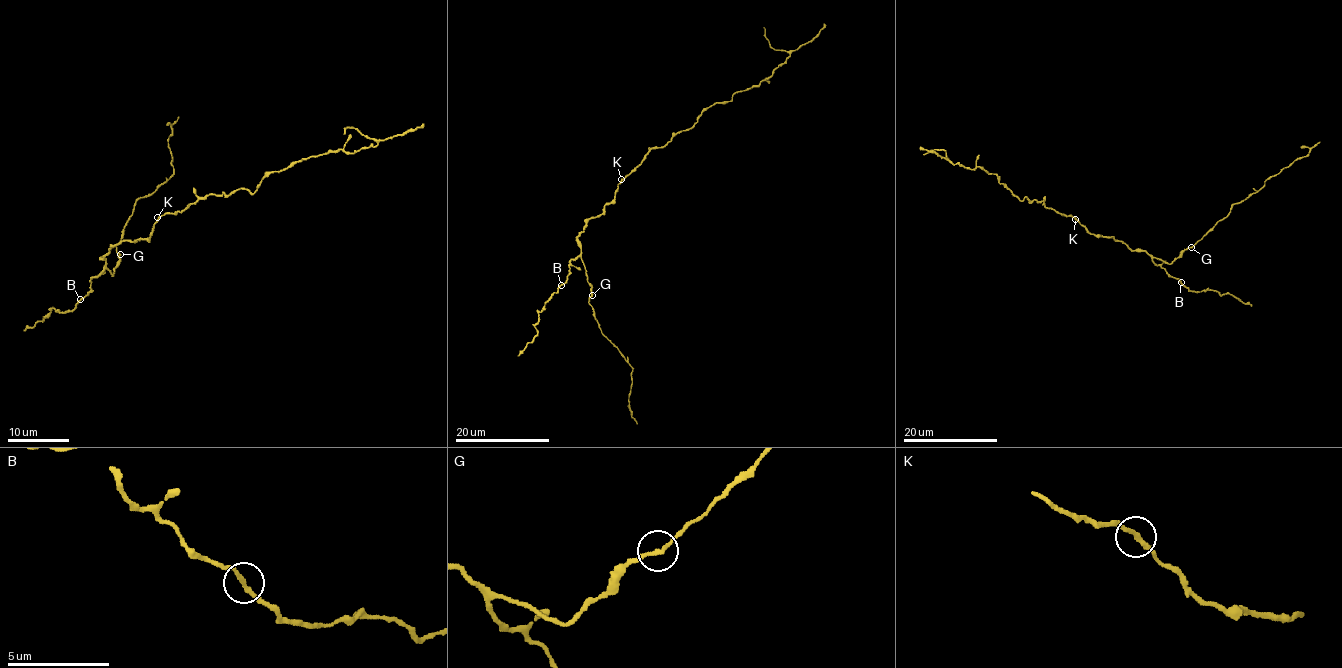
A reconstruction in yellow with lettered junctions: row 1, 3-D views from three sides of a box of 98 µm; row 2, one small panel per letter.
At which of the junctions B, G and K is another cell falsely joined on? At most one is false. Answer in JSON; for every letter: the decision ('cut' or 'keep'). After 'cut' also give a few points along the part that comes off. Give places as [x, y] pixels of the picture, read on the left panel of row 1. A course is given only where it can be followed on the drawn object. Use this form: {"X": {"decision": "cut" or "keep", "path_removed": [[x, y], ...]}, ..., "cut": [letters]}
{"B": {"decision": "keep"}, "G": {"decision": "keep"}, "K": {"decision": "keep"}, "cut": []}

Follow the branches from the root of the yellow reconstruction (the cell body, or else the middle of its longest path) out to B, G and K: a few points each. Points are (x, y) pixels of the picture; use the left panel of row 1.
B: (148, 238), (122, 240), (115, 244), (101, 258), (106, 260), (103, 270), (90, 280), (90, 289), (80, 299)
G: (148, 238), (122, 240), (101, 258), (106, 260), (112, 275), (119, 254)
K: (148, 238), (157, 217)

